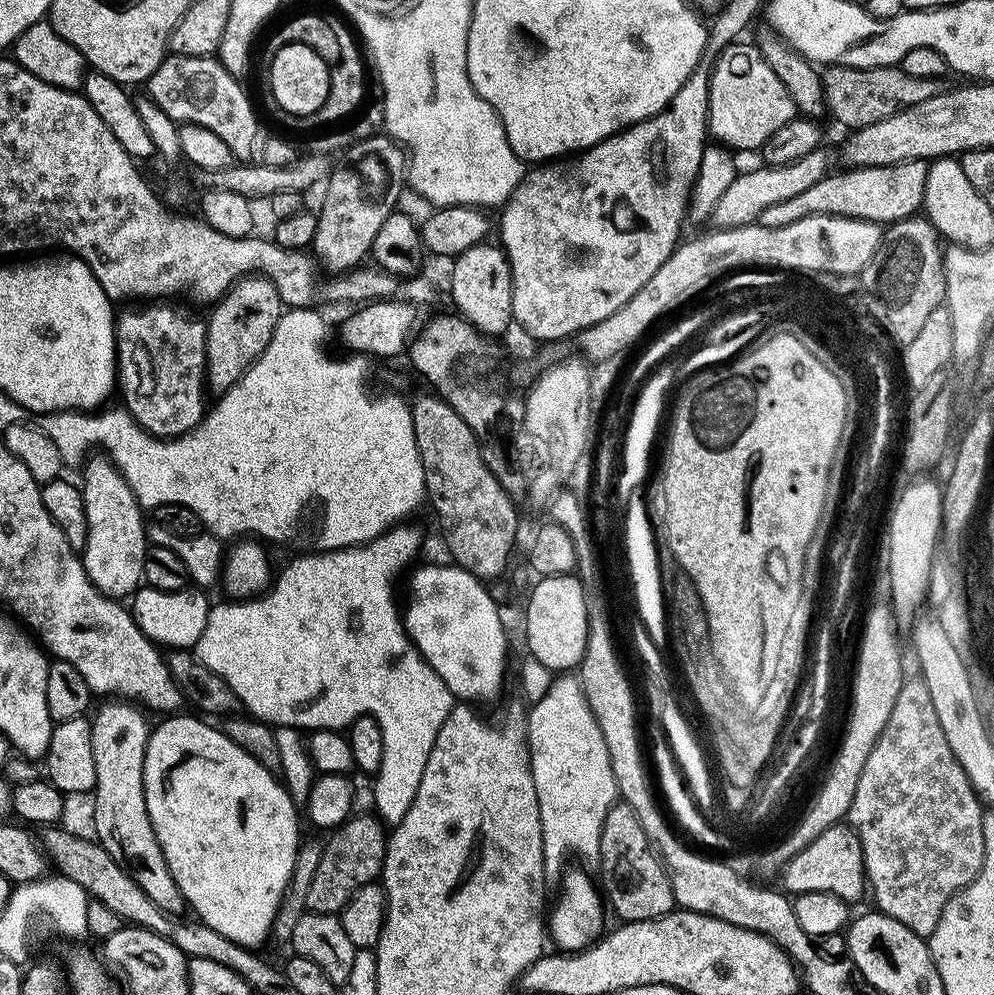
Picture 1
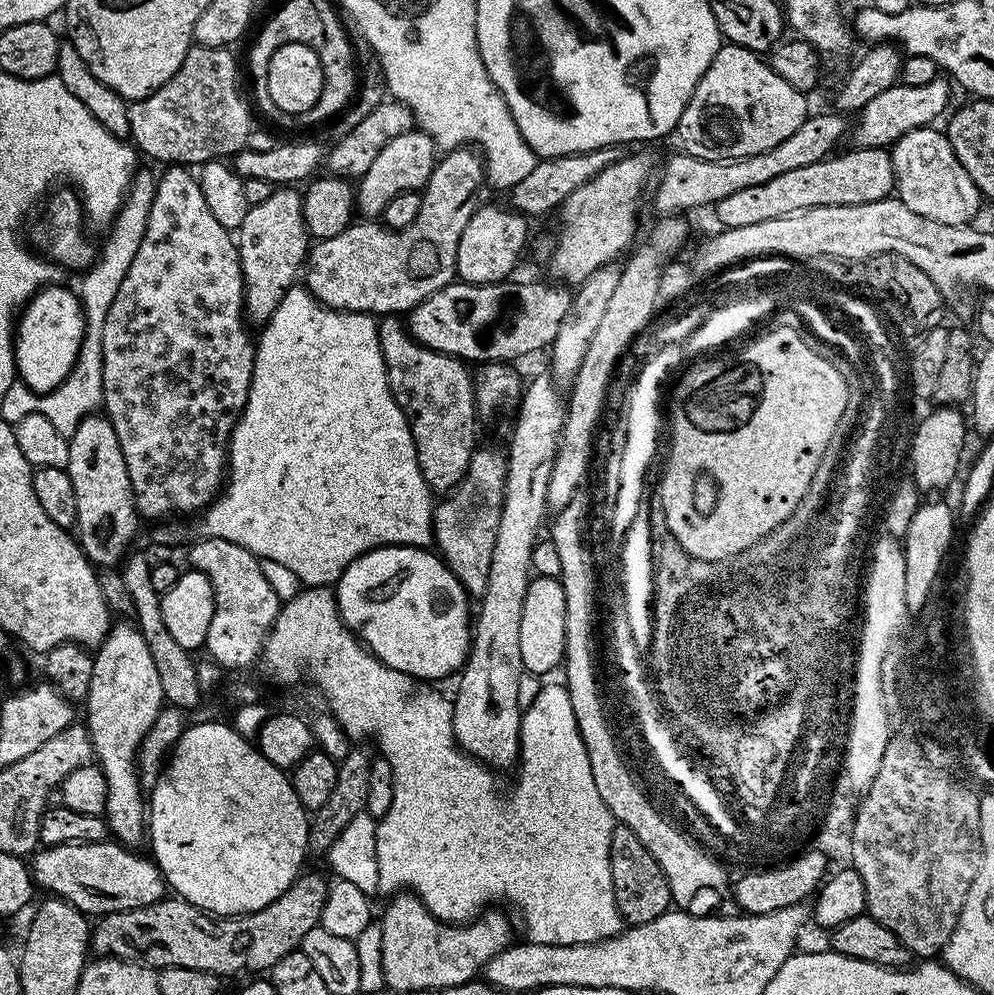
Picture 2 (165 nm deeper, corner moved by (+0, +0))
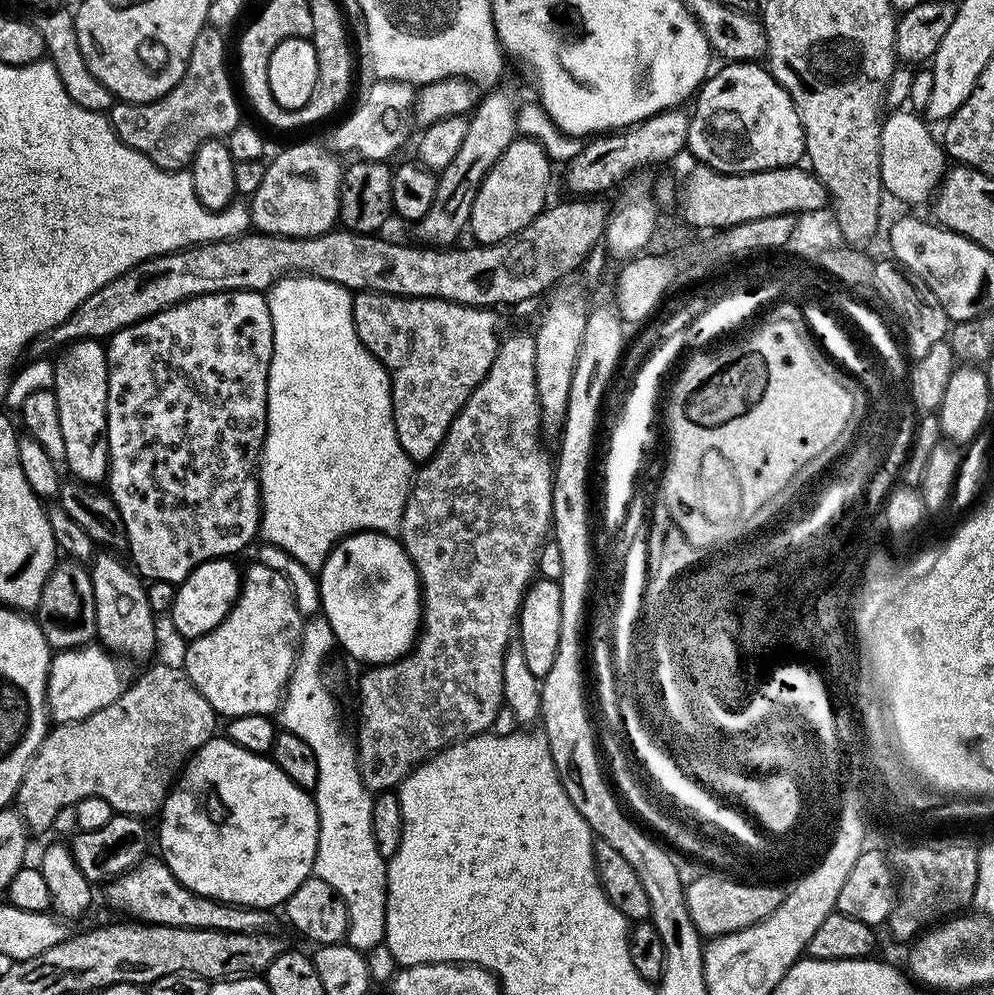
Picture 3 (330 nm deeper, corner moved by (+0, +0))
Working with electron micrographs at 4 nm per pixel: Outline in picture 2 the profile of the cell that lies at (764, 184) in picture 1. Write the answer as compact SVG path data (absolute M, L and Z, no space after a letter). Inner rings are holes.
M942 76L932 79L925 87L910 87L902 83L884 90L868 102L858 114L860 125L853 127L851 140L858 148L888 148L914 129L929 127L946 108L950 100L949 81Z

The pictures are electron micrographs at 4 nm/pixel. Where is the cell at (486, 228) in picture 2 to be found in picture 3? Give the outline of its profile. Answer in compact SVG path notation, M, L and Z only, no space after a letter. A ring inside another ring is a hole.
M529 136L512 140L510 146L502 150L502 158L494 162L490 174L486 174L478 198L474 198L474 210L470 210L467 227L470 236L472 232L471 239L477 244L497 244L530 226L549 203L548 183L552 180L552 168L553 161L549 160L543 144Z

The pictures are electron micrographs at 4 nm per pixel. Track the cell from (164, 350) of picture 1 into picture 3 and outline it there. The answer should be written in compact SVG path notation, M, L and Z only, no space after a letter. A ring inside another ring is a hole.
M211 292L210 294L202 294L201 296L192 296L189 300L184 300L180 304L170 306L166 310L162 310L158 314L154 314L137 324L118 330L107 341L106 351L108 353L108 397L106 398L108 475L106 477L106 491L118 506L118 514L122 514L122 522L126 526L126 538L128 539L126 552L127 555L132 555L132 560L130 559L131 567L145 581L161 580L162 582L170 582L179 586L194 569L202 566L202 562L235 557L235 552L242 551L252 539L254 541L257 539L260 530L260 477L258 469L260 467L260 451L268 433L268 375L270 374L270 362L274 354L274 322L270 318L270 306L268 305L267 295L262 292Z

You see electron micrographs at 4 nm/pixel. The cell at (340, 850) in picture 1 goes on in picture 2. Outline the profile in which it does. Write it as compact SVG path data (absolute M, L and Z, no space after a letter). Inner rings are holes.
M305 871L303 874L296 877L296 881L293 882L290 887L285 890L280 897L274 902L270 902L270 906L266 906L262 910L257 912L247 912L244 916L213 916L210 912L204 912L198 906L194 906L190 902L181 900L179 898L165 898L160 900L156 904L150 906L142 906L141 908L131 908L125 912L112 912L108 916L99 917L97 926L95 925L94 931L90 936L90 948L97 957L100 958L115 958L118 960L137 960L139 963L147 964L149 968L155 968L157 970L162 968L185 968L186 970L202 970L203 972L209 972L215 976L221 978L227 978L227 976L236 976L239 972L264 972L267 973L278 962L278 958L286 958L286 954L297 951L302 942L302 938L306 938L306 934L310 934L310 930L314 930L319 925L322 918L322 906L326 906L326 894L328 893L329 881L323 880L316 872Z

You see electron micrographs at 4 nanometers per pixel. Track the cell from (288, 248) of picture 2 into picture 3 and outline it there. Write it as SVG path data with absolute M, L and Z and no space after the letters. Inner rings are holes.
M292 144L267 161L266 174L250 198L250 224L255 231L269 236L321 236L337 227L344 168L336 161L337 153L325 148L320 144Z

